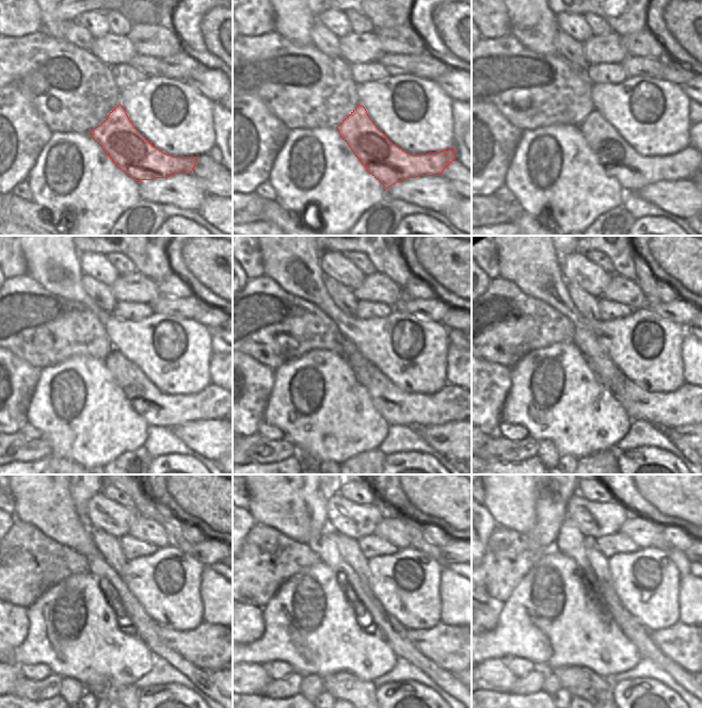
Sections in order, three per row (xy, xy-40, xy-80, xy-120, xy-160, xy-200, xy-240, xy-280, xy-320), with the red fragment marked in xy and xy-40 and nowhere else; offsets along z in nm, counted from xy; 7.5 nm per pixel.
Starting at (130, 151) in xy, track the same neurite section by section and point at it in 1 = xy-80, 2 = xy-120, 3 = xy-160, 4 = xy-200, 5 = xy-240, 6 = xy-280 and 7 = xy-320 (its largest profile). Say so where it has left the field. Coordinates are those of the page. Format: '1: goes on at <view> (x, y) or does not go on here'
1: goes on at xy-80 (633, 171)
2: goes on at xy-120 (158, 408)
3: goes on at xy-160 (398, 407)
4: goes on at xy-200 (688, 405)
5: goes on at xy-240 (209, 646)
6: goes on at xy-280 (449, 647)
7: goes on at xy-320 (688, 646)

